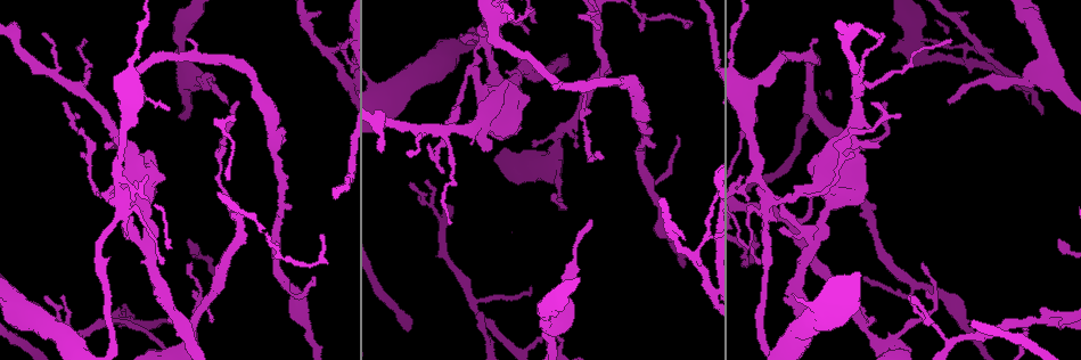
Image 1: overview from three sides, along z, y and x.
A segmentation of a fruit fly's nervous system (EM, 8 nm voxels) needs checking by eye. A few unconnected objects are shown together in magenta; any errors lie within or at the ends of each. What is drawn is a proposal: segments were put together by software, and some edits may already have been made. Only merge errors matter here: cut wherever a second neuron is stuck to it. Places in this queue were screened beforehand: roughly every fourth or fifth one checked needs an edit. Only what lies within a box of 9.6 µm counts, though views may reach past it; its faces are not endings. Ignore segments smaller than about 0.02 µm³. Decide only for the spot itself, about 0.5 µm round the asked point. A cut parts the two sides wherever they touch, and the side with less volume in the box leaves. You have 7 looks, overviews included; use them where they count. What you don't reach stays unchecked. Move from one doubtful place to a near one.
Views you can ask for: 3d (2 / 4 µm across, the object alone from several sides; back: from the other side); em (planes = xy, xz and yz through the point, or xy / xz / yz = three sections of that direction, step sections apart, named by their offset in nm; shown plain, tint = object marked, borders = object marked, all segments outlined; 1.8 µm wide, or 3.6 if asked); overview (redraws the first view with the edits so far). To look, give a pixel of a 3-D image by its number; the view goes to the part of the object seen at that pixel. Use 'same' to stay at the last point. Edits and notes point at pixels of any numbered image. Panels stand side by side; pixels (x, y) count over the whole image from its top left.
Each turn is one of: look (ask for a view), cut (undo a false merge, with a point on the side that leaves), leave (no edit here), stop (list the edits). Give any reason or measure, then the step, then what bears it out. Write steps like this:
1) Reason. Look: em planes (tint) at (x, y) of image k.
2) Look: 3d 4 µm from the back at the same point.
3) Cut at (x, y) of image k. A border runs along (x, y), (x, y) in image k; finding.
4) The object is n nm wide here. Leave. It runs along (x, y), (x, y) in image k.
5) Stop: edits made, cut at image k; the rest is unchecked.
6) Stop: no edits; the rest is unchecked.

Two arms in line, one across. Look: em planes (tint) at (811, 245) of image 1.

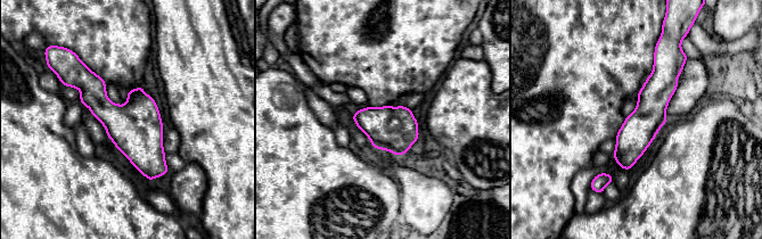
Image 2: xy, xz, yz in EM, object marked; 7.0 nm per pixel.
Leave. It runs along (662, 56), (662, 83), (627, 166) in image 2; continuous, no second neuron.

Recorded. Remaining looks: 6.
Four or more arms meet. Look: 3d 4 µm from the back at (123, 200) of image 1.

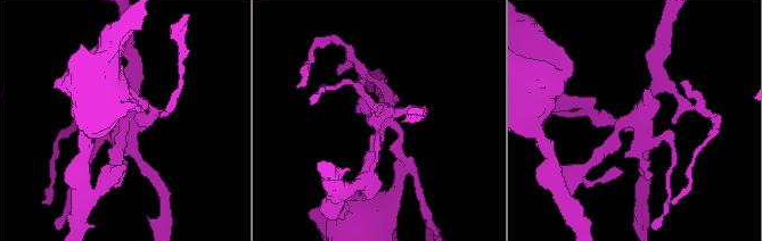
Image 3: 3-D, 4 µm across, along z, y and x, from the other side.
Shape alone is not enough. Look: em planes (plain) at (639, 121) of image 3.

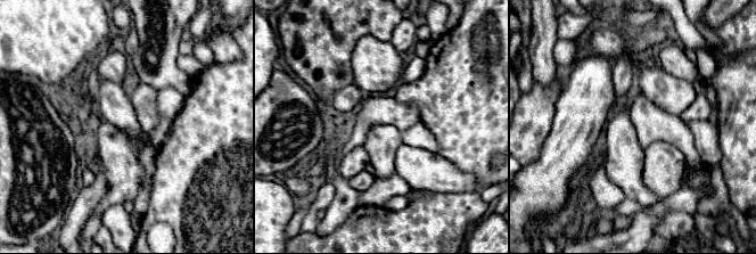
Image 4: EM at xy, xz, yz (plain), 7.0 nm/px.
Where the object lies. Look: em planes (tint) at the same point.

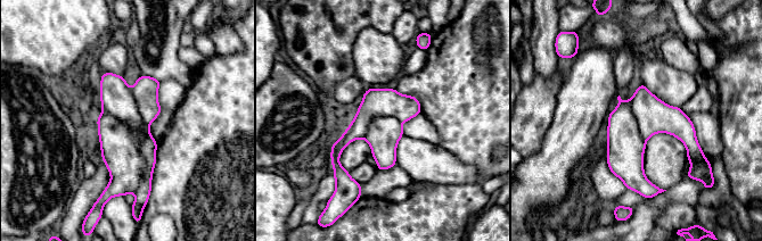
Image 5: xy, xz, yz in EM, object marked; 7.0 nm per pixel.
Cut at (120, 149) of image 5. The part that leaves runs along (412, 99), (360, 122), (335, 152), (344, 174) in image 5; two neurons meet here.

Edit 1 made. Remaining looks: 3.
Sharp bend. Look: 3d 4 µm at (708, 287) of image 1.

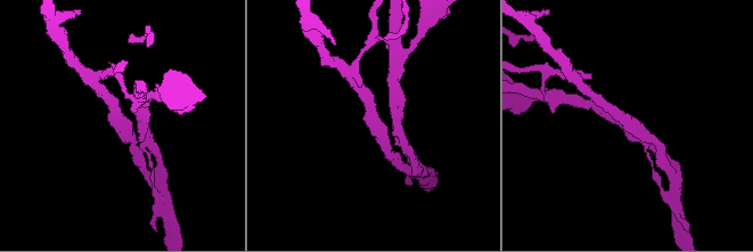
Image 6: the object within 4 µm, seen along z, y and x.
Need the tissue. Look: em planes (tint) at (372, 123) of image 6.

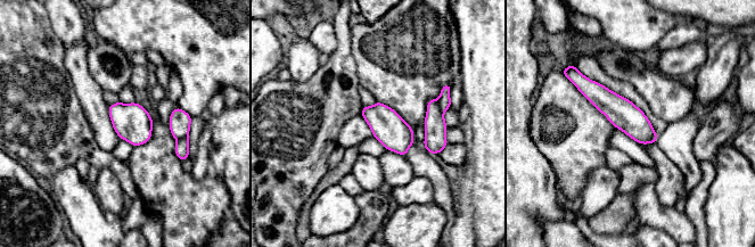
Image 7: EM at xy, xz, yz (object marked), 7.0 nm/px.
Cut at (444, 101) of image 7. A border runs along (437, 100), (442, 113) in image 7; two neurons meet here.

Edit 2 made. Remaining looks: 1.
Stop: edits made, cut at image 5, cut at image 7; the rest is unchecked.

